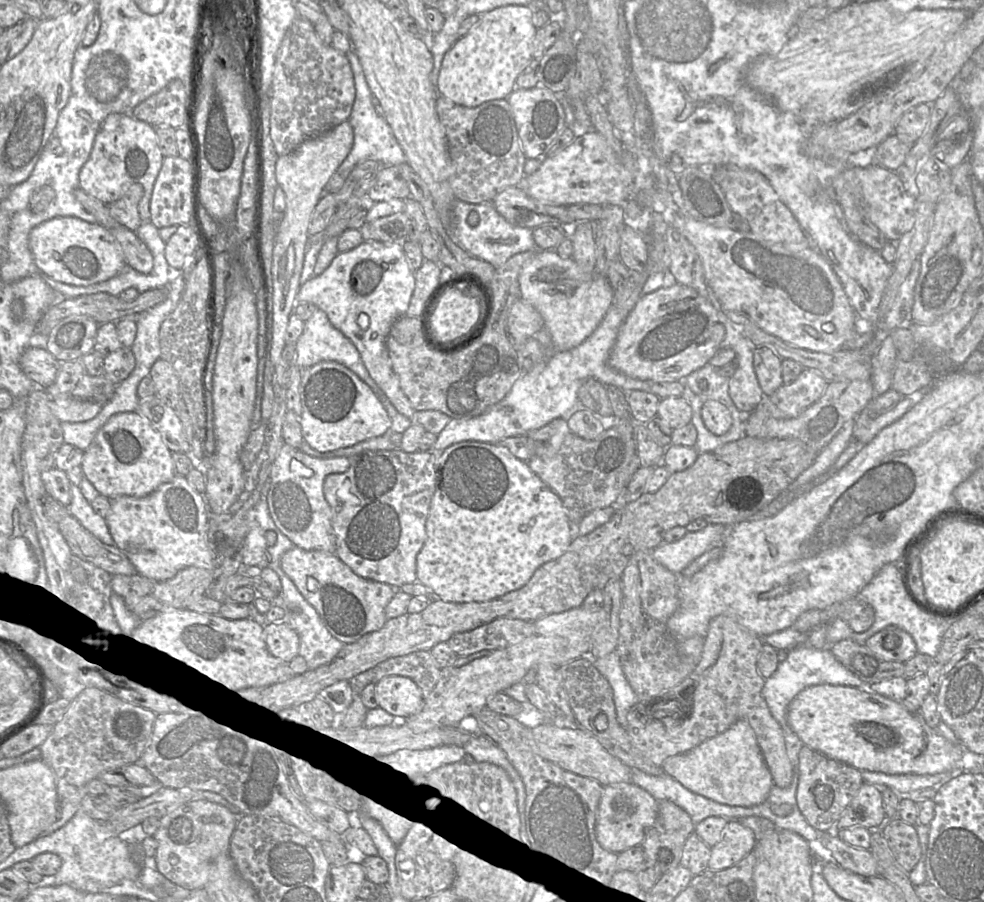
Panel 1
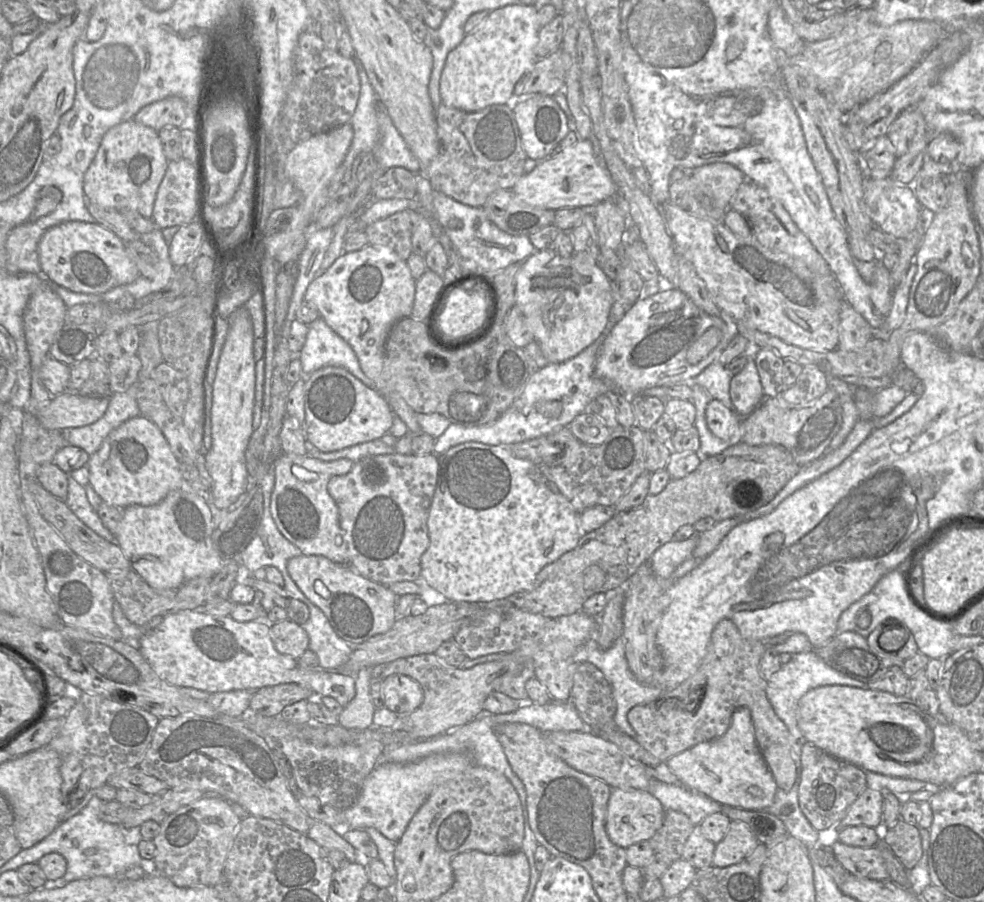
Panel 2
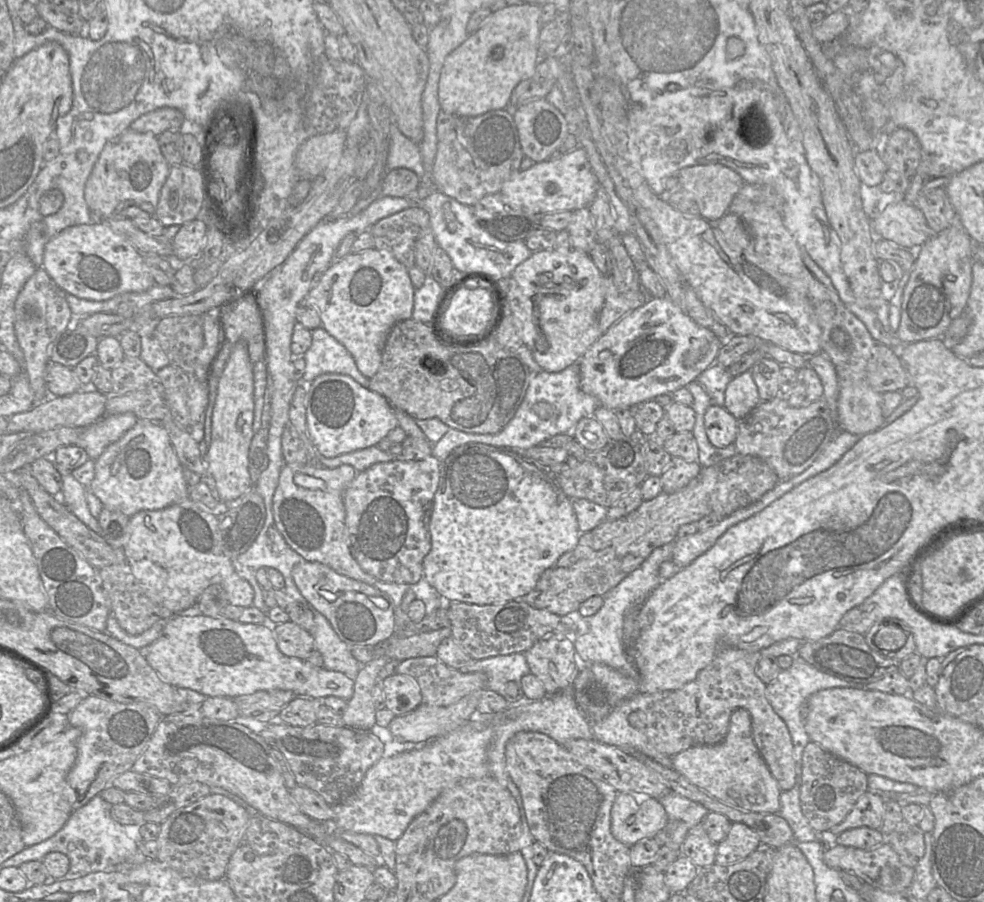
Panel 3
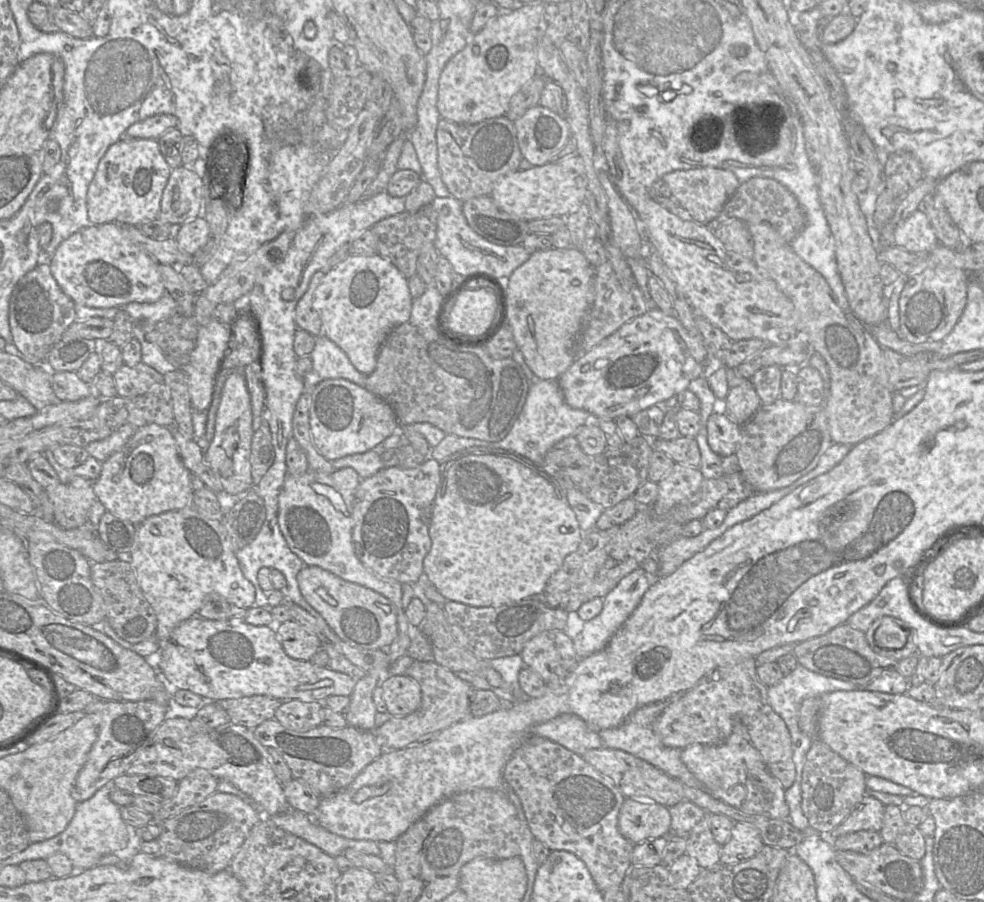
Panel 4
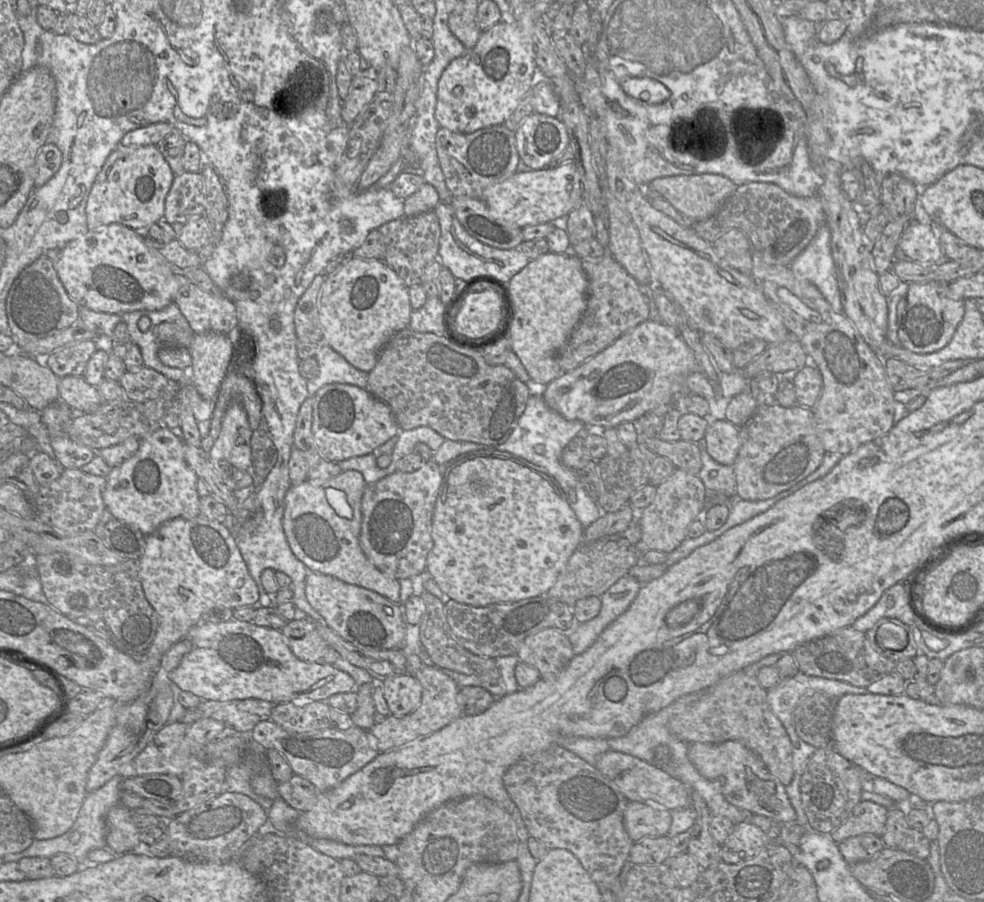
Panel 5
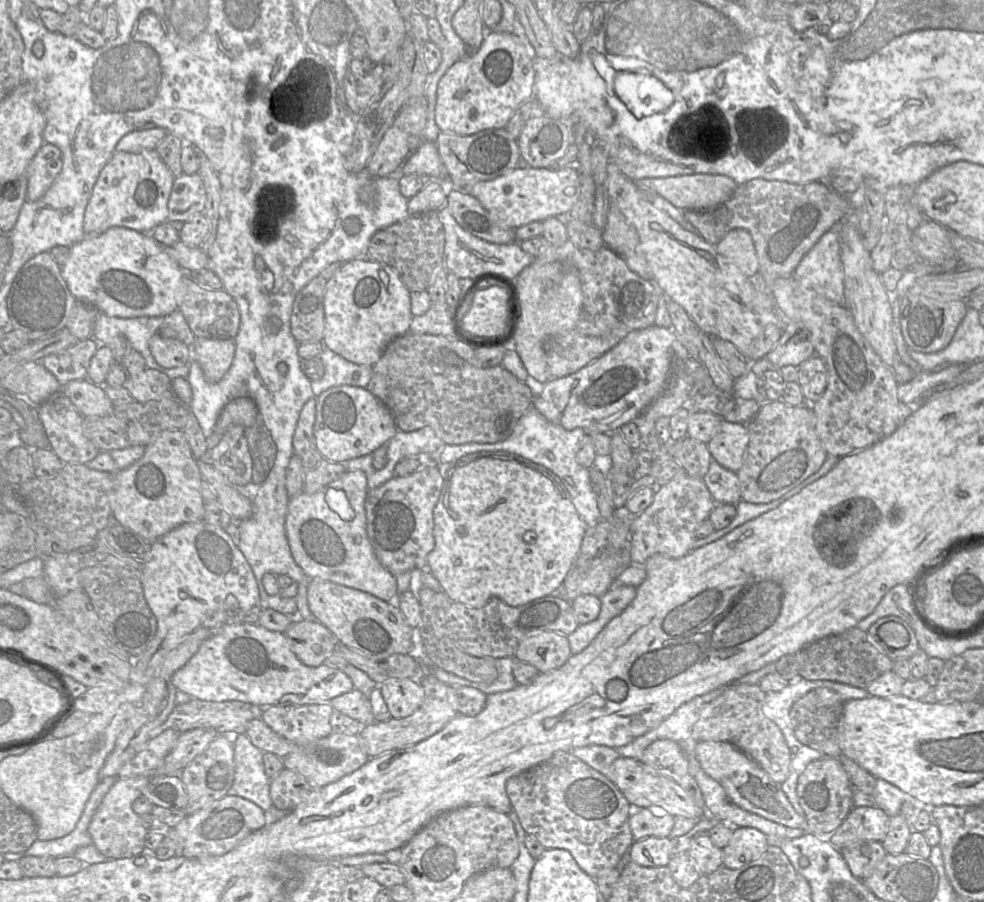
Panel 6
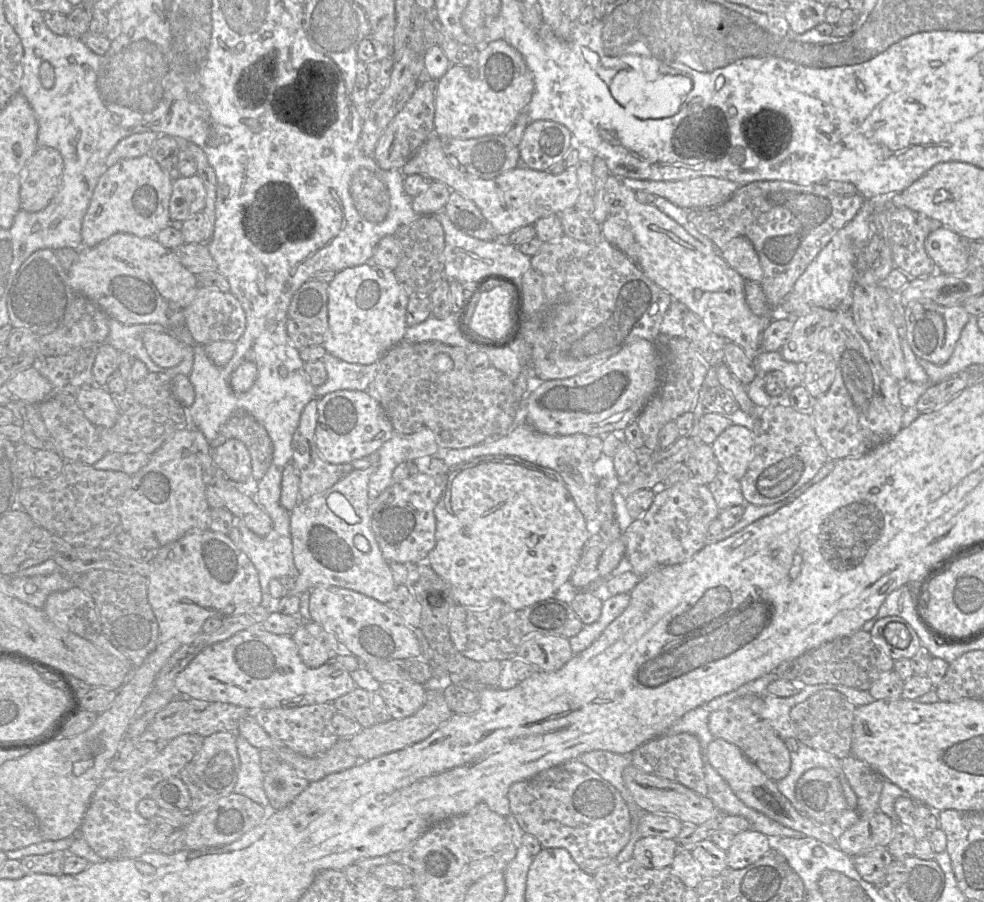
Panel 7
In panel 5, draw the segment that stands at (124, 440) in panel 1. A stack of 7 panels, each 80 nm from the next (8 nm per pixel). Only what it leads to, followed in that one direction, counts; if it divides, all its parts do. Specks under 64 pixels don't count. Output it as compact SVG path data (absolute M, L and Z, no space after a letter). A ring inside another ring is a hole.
M162 428L141 440L136 454L113 467L106 480L103 492L106 508L115 518L137 526L145 535L171 519L193 519L200 515L198 476L185 460L184 441L176 431Z

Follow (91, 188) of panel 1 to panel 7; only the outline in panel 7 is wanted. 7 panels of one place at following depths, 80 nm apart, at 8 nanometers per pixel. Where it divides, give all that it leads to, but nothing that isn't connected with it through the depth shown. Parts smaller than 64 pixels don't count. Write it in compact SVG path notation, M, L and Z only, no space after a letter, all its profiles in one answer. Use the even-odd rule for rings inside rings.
M145 154L143 156L136 158L124 158L119 160L114 165L108 167L98 180L98 183L94 189L92 198L90 200L88 210L82 222L82 231L81 231L82 246L84 248L92 248L118 232L130 233L138 237L155 237L160 230L169 226L171 220L169 215L169 202L172 195L172 183L173 181L169 177L169 175L160 167L160 165L156 162L156 160L154 160L149 154Z

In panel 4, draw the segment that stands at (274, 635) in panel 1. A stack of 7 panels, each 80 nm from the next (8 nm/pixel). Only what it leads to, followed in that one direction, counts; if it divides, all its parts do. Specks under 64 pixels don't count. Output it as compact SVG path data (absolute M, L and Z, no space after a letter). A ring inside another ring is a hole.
M293 619L275 624L275 632L285 653L293 659L309 661L322 648L319 638Z

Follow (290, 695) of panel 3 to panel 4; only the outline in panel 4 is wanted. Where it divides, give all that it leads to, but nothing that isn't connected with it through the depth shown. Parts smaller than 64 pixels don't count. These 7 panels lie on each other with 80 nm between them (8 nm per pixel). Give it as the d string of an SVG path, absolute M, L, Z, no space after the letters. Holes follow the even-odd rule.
M264 695L215 701L228 713L230 723L249 729L255 729L264 721L273 719L275 711L282 702L284 701Z

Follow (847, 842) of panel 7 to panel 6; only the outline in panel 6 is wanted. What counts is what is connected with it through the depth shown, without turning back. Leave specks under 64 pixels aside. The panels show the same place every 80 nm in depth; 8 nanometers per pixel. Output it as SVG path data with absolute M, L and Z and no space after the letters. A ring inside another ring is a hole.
M877 806L854 807L829 842L839 850L862 841L882 842L888 832L889 818Z

